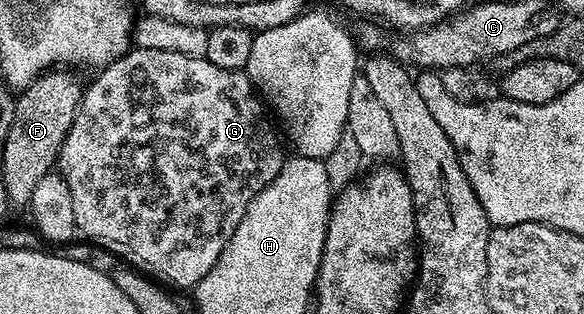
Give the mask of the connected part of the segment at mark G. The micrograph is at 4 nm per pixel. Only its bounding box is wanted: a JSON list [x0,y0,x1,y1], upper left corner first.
[56,26,287,288]

